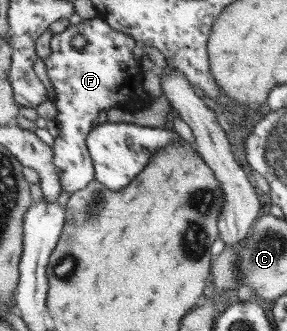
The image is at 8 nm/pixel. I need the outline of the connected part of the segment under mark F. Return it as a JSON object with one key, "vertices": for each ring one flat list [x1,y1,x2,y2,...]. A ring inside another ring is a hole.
{"vertices":[[95,17,92,20,85,20,74,27,68,26,62,33,54,37,53,43,50,45,51,54,45,60,47,76,53,84,55,90,55,105,59,109,56,124,60,128,60,135,55,138,53,150,55,151,55,165,61,175,61,185,63,191,72,195,73,193,83,190,90,186,96,180,96,172,90,149,87,145,88,137,94,130,93,124,99,118,99,114,103,110,111,110,117,106,127,104,133,98,133,84,131,80,139,80,141,78,141,64,133,54,135,48,135,38,125,32,119,32,112,28,105,20],[81,35,87,38,87,46,83,48,75,48,73,44,74,36]]}

